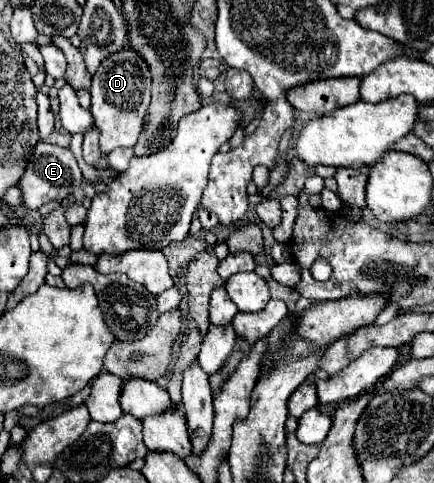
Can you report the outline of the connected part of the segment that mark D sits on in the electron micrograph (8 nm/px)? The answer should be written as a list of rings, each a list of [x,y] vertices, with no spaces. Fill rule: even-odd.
[[[124,48],[108,60],[104,60],[92,82],[92,106],[90,112],[94,116],[94,124],[100,130],[100,152],[110,154],[114,148],[132,148],[142,132],[142,122],[150,104],[150,72],[144,60],[132,52],[132,48]]]

